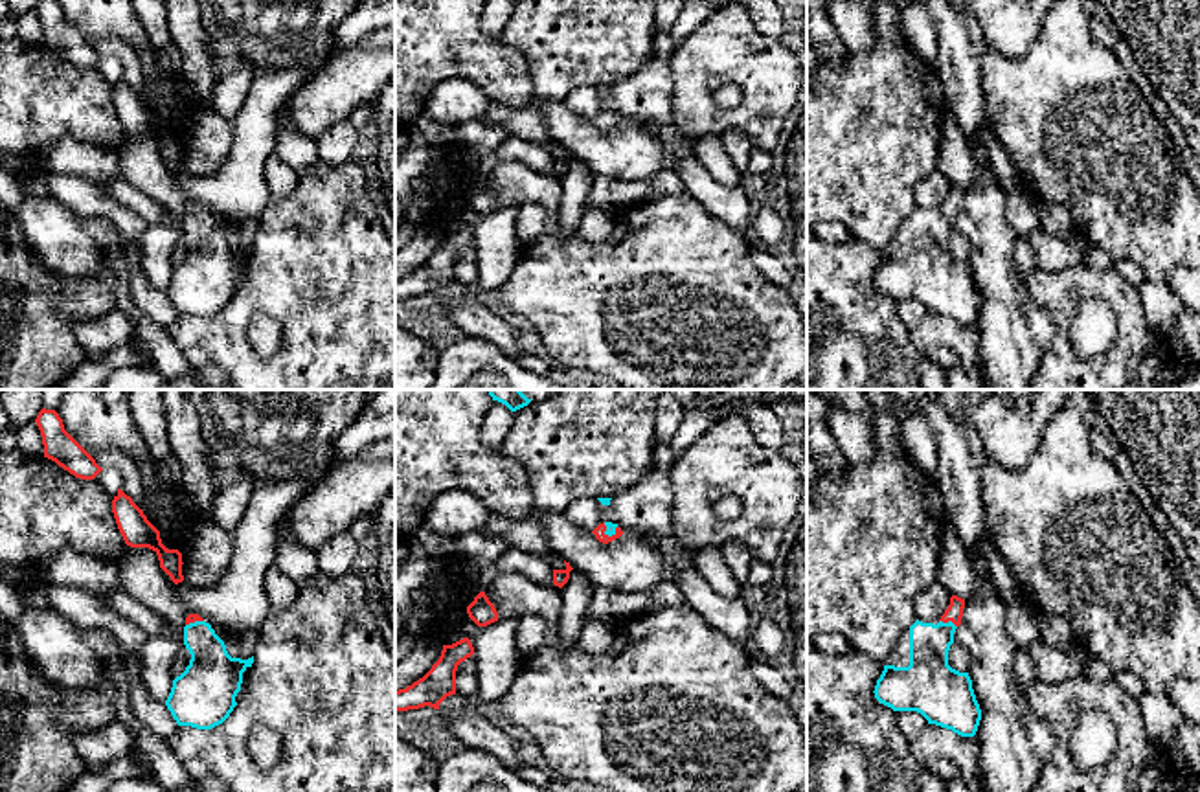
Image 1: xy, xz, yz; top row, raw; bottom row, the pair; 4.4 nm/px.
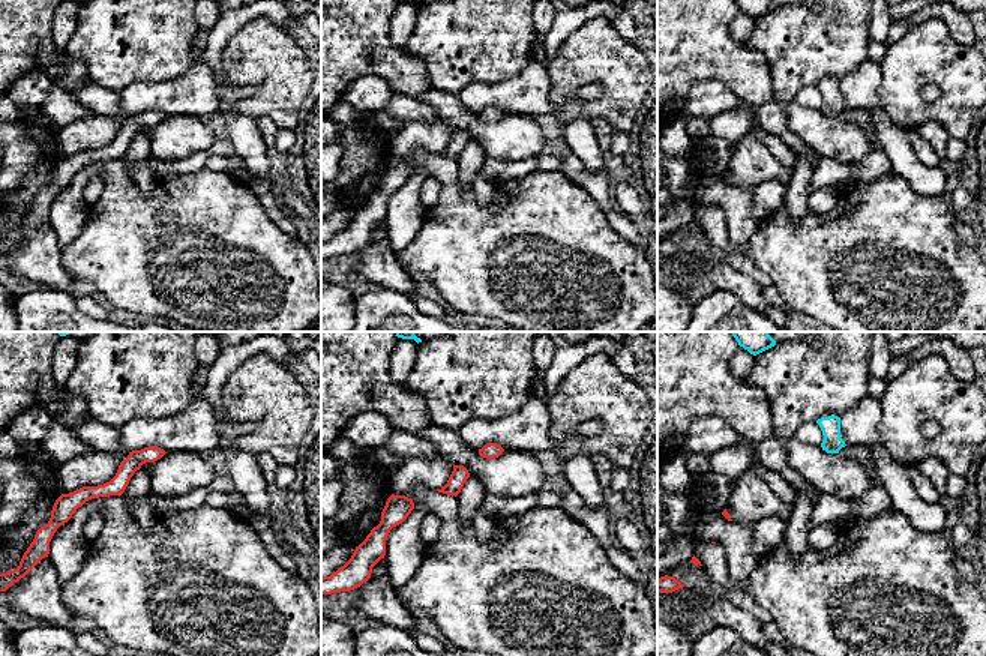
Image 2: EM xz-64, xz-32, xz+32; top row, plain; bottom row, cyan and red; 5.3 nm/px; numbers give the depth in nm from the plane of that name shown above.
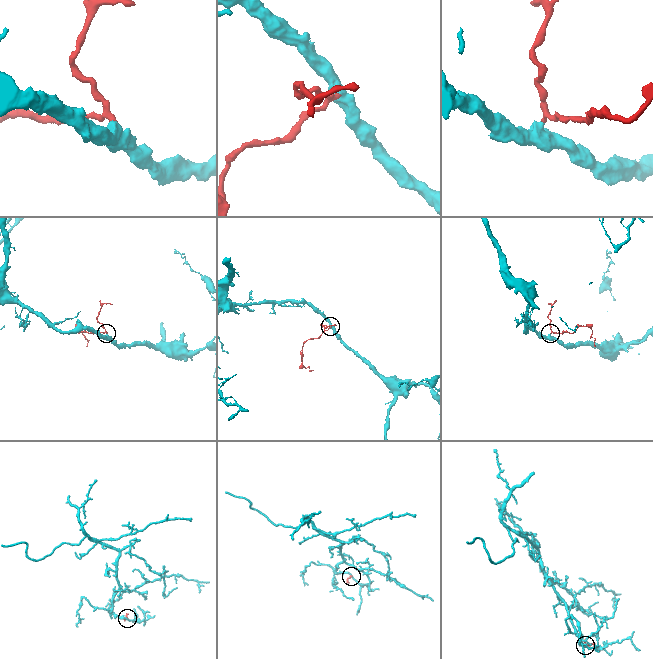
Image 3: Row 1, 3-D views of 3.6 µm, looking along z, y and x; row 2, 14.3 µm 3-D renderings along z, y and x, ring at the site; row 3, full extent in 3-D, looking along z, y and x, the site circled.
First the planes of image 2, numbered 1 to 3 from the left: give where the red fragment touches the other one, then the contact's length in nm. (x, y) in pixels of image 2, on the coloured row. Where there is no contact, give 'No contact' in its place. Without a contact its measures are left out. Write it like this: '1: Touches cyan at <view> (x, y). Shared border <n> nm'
1: No contact
2: No contact
3: No contact

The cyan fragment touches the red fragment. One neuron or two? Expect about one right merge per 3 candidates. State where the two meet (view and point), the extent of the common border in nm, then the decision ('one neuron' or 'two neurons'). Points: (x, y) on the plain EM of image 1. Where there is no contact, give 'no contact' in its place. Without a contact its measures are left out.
yz (949, 210) | 90 nm | one neuron

